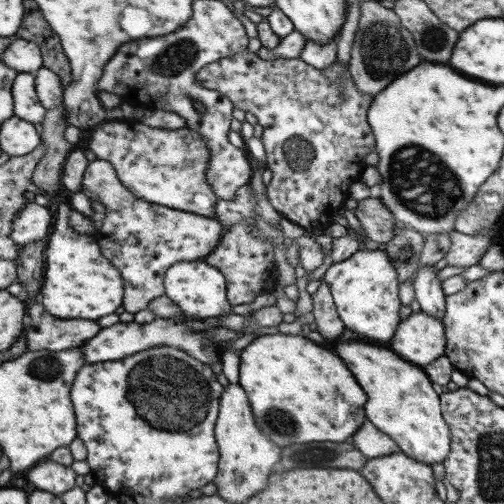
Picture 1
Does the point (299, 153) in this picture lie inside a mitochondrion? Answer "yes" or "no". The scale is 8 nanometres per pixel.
yes

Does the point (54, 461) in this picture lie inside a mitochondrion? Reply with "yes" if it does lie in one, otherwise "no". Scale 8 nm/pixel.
no

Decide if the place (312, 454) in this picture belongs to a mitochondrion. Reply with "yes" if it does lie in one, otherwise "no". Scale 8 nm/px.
yes

